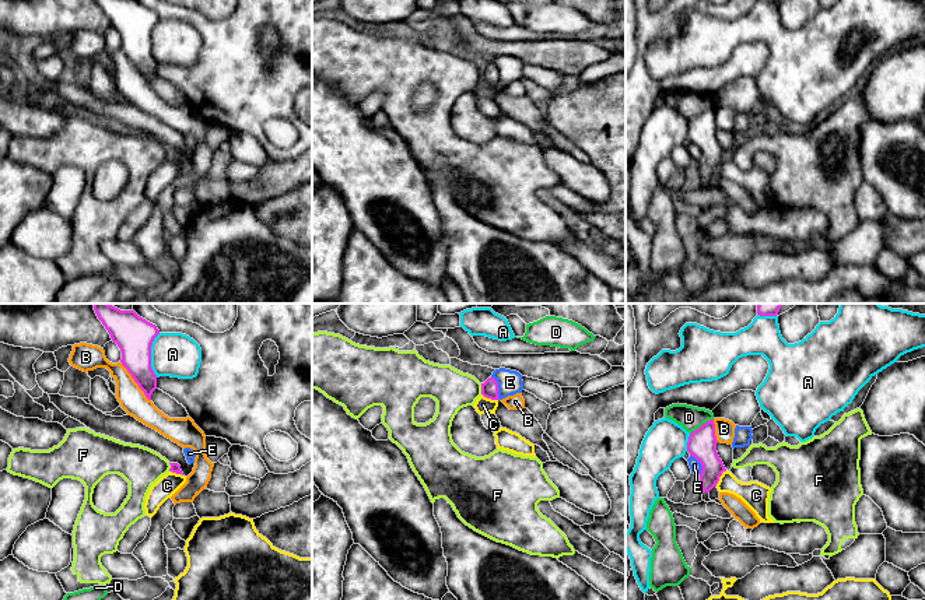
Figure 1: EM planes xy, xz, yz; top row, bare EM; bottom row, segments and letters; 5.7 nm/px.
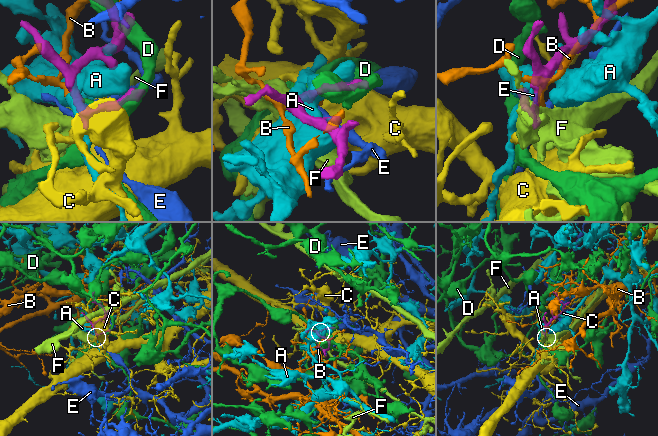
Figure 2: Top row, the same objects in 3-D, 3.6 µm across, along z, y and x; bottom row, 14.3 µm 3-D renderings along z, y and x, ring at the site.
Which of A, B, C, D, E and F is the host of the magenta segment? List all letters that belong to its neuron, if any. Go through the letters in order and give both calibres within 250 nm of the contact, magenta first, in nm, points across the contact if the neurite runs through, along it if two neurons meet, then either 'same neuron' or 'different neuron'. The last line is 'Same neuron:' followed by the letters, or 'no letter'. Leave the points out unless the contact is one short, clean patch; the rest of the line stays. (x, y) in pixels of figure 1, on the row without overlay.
A: 220/260 nm | different neuron
B: 220/150 nm | different neuron
C: 160/150 nm | along yz (726, 157), (715, 172) | different neuron
D: 160/140 nm | different neuron
E: 100/140 nm | along xz (491, 63), (497, 70), (497, 83), (500, 86) | different neuron
F: 100/220 nm | along xz (480, 70), (482, 80) | different neuron
Same neuron: no letter

